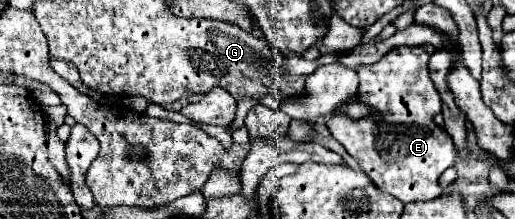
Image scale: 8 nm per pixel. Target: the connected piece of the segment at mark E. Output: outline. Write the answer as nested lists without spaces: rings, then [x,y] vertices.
[[[429,43],[419,47],[399,47],[389,51],[379,63],[359,67],[357,73],[359,73],[361,85],[355,99],[375,107],[377,115],[351,121],[345,115],[341,115],[341,111],[337,111],[337,113],[331,113],[331,119],[327,123],[331,135],[347,149],[347,153],[371,177],[375,187],[385,193],[391,193],[403,203],[437,199],[443,193],[443,189],[439,187],[439,175],[457,161],[457,151],[453,141],[449,141],[449,135],[445,133],[445,129],[433,123],[433,115],[441,113],[441,97],[433,87],[433,81],[429,79],[429,69],[427,69],[427,61],[433,53],[435,53],[435,47]]]

